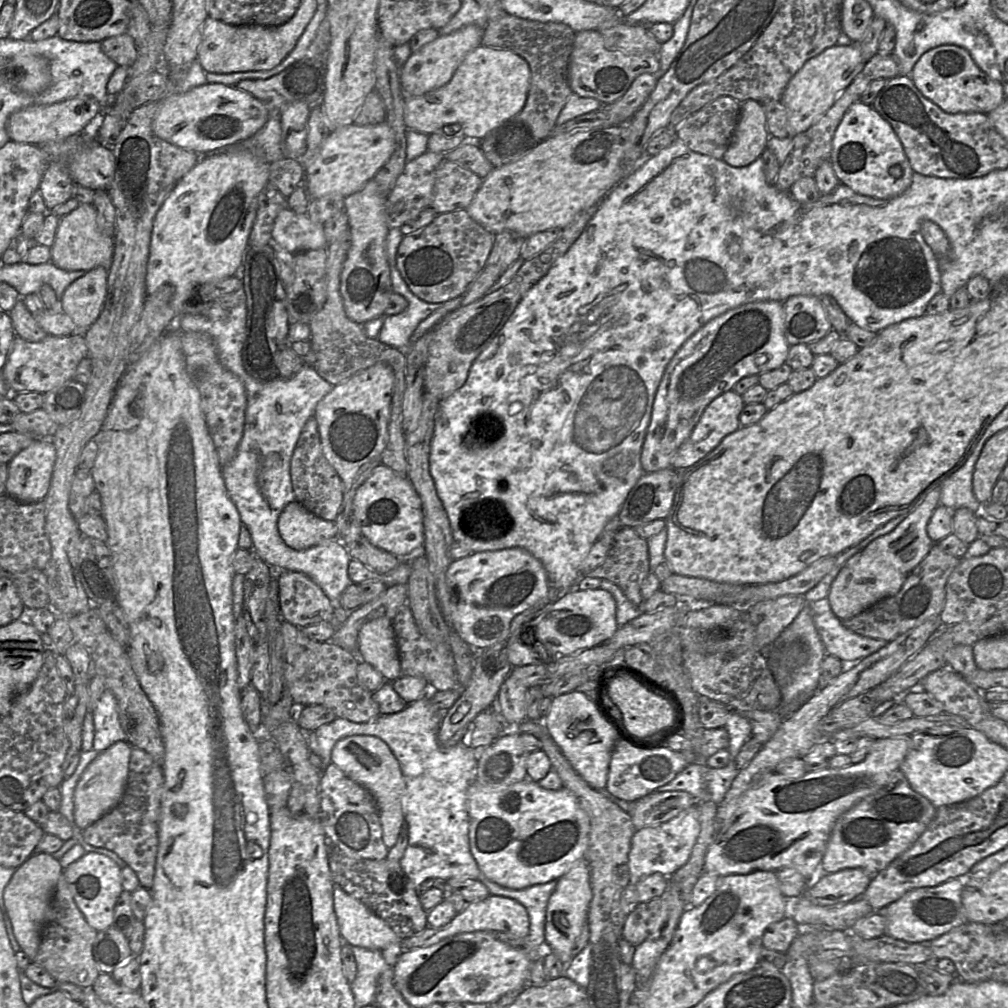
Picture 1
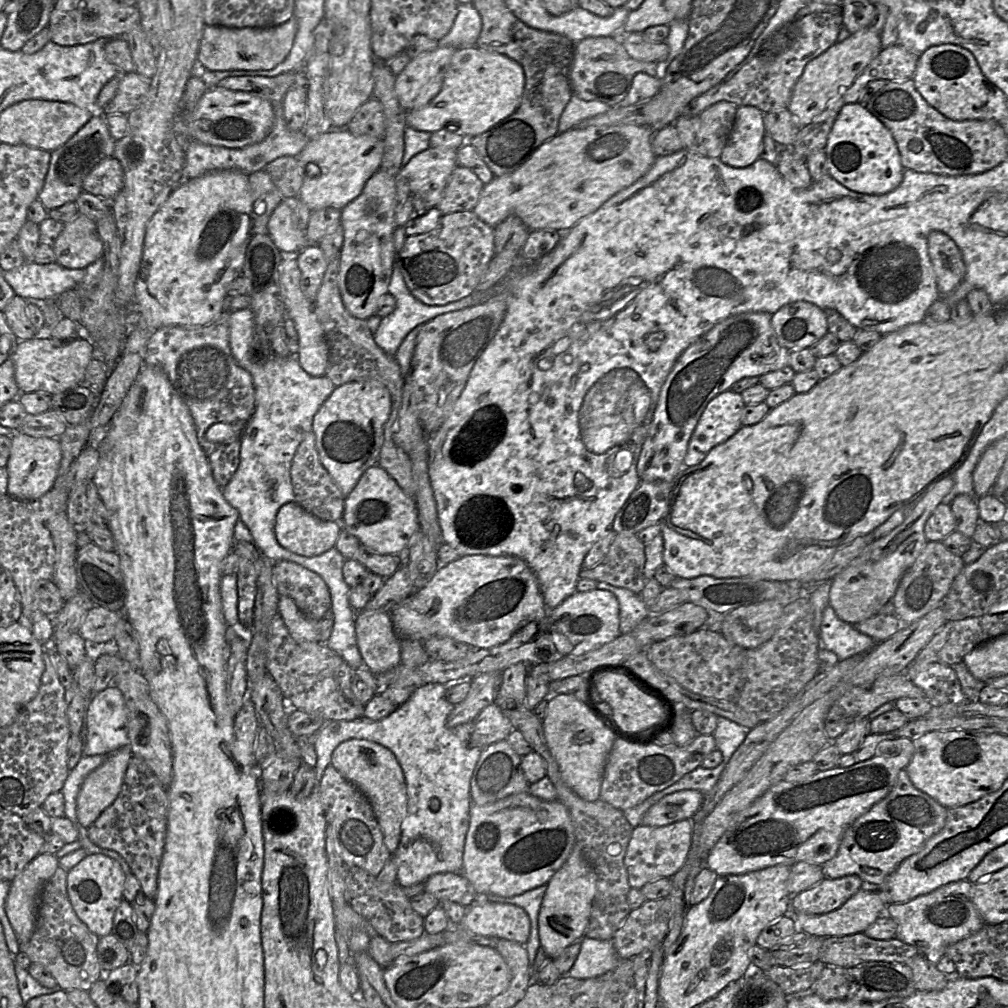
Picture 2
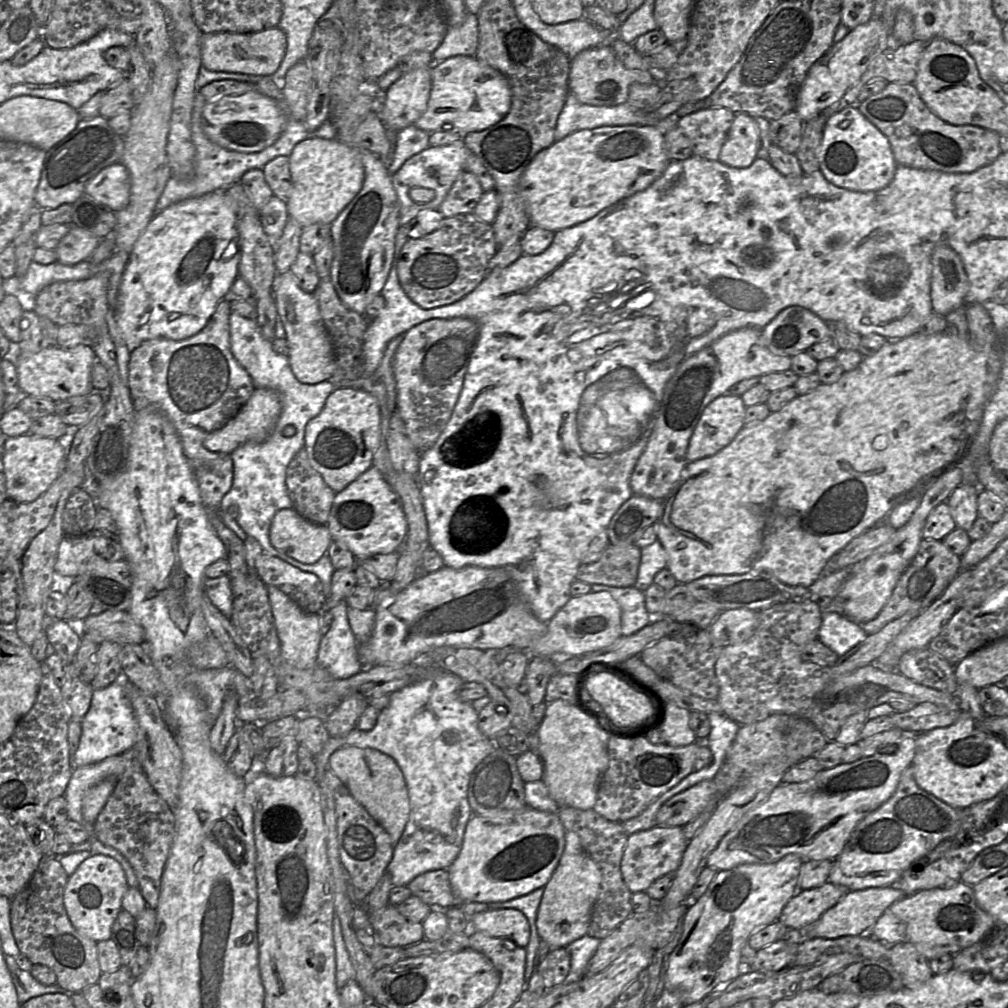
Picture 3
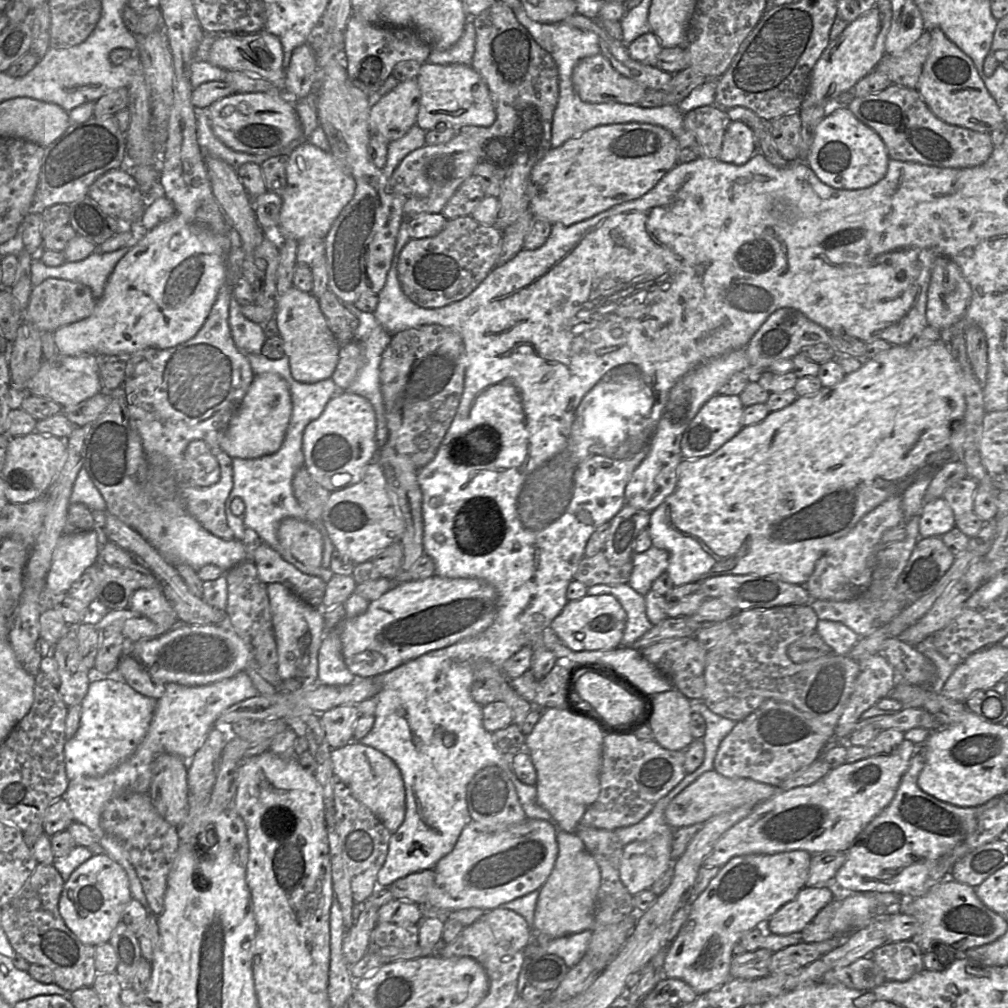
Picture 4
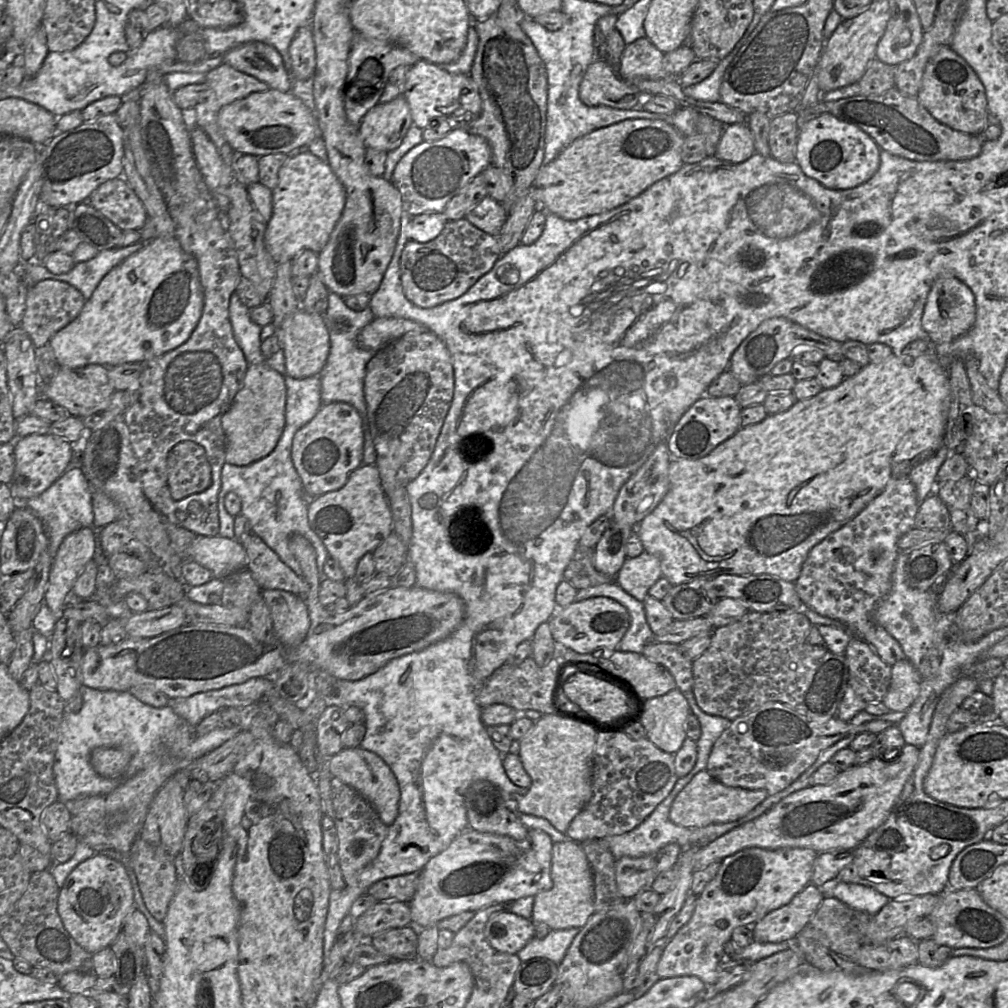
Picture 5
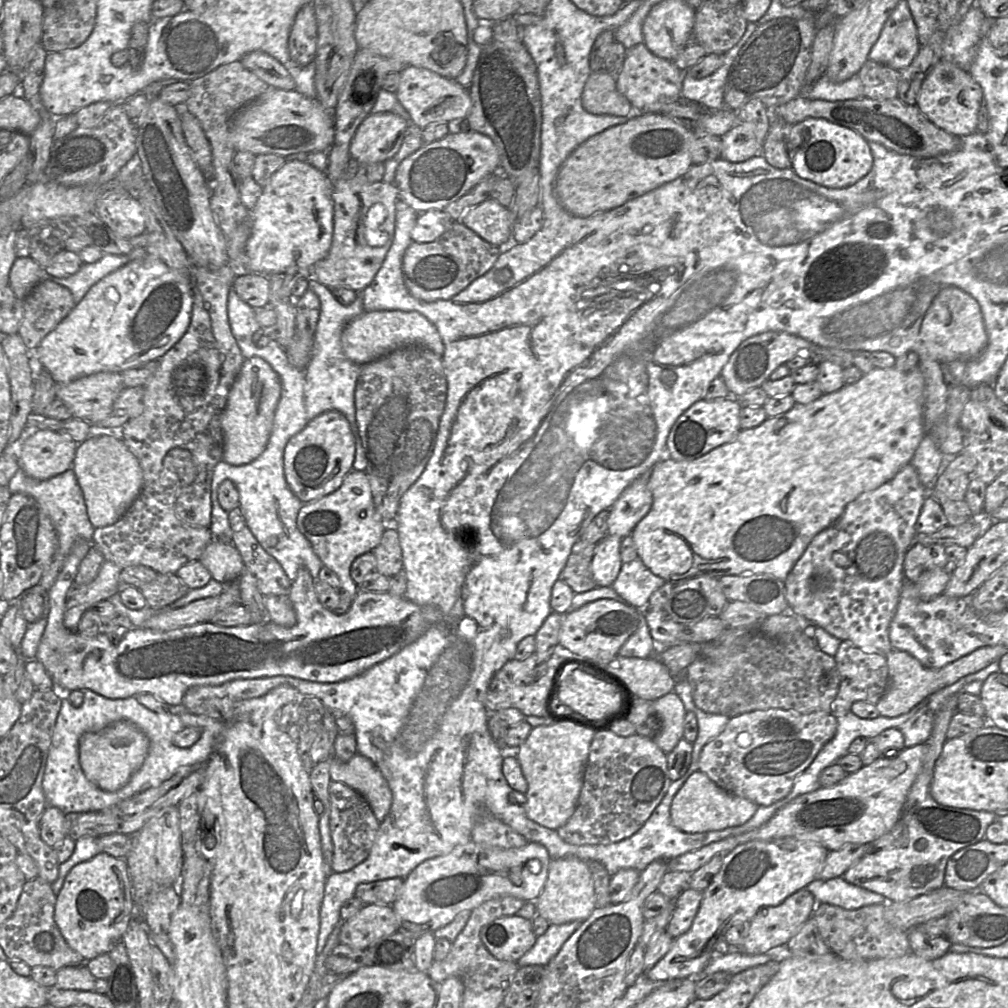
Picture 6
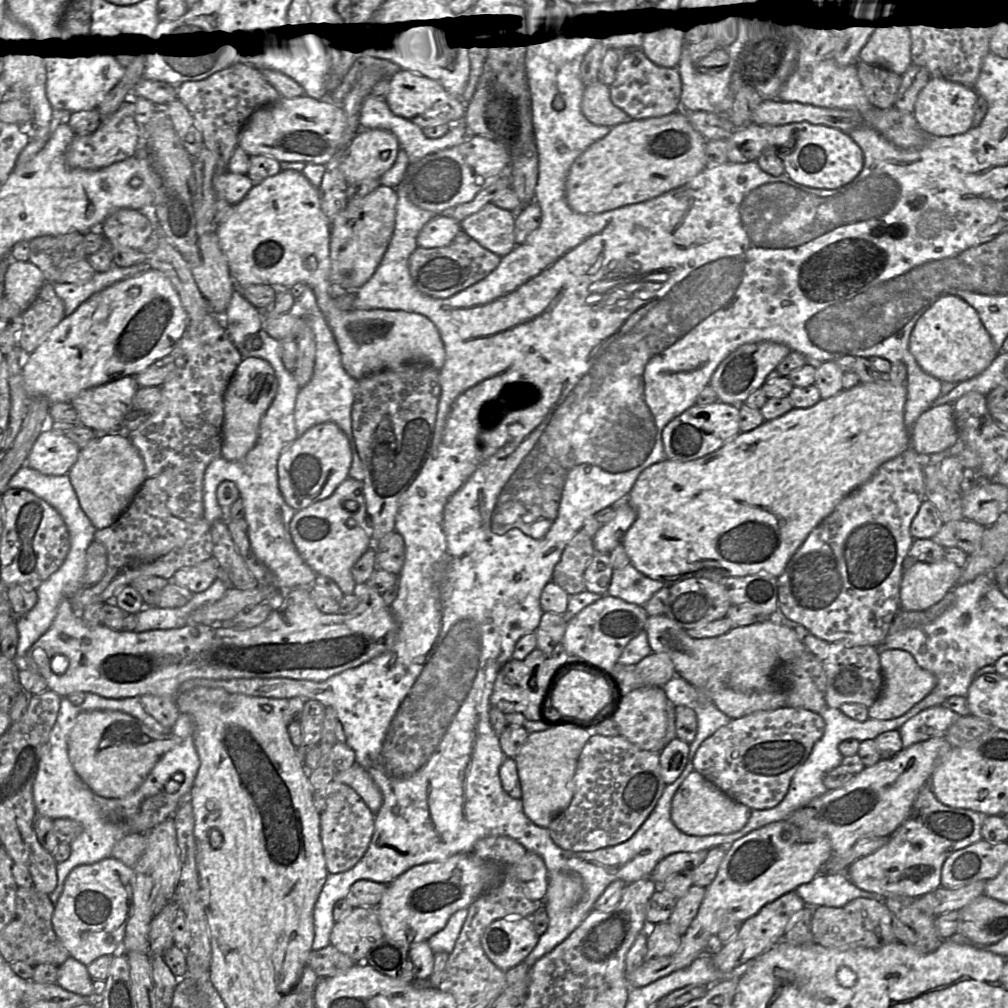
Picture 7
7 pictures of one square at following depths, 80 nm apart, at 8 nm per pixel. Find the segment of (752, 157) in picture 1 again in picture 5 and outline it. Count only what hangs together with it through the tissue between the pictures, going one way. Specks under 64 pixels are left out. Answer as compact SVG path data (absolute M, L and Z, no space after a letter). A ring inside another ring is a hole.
M746 123L725 127L715 156L731 163L742 163L756 153L752 132Z

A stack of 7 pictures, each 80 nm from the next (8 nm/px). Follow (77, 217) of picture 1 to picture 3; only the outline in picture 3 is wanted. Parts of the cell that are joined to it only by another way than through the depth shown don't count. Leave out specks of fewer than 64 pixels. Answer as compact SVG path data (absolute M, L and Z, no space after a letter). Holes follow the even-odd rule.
M70 226L68 233L60 240L55 249L58 262L65 265L75 265L87 260L99 243L100 239L87 231Z

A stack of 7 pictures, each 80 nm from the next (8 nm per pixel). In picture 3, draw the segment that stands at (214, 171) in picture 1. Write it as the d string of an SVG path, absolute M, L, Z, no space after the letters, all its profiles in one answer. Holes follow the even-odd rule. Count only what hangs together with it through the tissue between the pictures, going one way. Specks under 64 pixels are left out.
M226 189L181 200L154 215L129 255L118 289L116 309L113 310L126 346L131 350L155 338L183 340L201 331L239 276L238 240L235 203L227 196Z

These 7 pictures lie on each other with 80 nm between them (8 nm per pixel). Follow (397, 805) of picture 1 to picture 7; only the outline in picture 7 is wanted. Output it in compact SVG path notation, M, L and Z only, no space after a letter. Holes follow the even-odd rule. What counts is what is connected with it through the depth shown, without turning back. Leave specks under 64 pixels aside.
M358 763L345 771L335 772L333 780L349 785L375 815L381 808L383 796L370 774Z

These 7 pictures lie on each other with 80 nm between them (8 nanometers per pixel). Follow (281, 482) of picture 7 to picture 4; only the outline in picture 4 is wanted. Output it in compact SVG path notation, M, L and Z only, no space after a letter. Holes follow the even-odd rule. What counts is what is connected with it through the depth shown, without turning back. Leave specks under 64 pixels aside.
M342 390L326 404L321 415L303 432L304 466L312 478L330 492L359 482L370 462L376 459L376 415L372 404L363 396Z

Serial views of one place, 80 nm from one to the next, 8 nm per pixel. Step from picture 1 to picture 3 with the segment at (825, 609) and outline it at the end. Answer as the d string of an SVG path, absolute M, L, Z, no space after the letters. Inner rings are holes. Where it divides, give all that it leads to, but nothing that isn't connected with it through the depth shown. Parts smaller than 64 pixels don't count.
M834 611L823 614L818 631L818 639L838 656L846 654L867 636L859 624Z

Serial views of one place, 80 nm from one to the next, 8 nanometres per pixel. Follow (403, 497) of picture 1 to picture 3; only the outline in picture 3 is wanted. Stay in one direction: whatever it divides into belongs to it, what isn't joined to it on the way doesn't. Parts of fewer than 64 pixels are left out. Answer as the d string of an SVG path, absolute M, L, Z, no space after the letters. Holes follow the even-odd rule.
M374 465L336 493L326 525L333 541L344 543L358 561L375 554L400 550L408 533L399 497Z

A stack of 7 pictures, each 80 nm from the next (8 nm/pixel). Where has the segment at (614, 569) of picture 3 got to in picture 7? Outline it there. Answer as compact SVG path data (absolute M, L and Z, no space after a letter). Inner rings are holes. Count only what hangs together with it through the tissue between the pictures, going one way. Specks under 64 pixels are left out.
M580 529L563 550L553 570L551 582L568 595L584 591L584 572L595 552L592 538Z

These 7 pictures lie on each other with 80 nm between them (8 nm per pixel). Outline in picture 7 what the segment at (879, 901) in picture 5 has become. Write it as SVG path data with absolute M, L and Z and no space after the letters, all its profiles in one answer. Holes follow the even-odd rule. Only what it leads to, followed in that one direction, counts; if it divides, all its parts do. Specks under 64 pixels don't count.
M845 872L819 873L812 881L798 886L795 892L811 907L842 907L859 897L880 898L858 888Z

